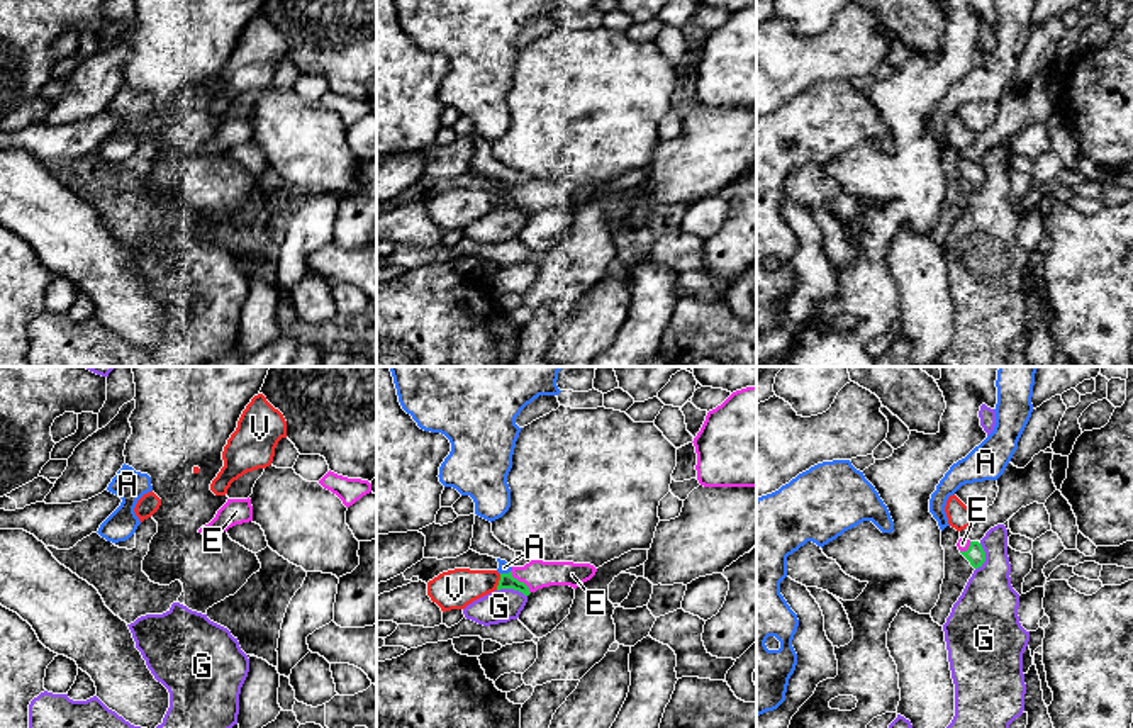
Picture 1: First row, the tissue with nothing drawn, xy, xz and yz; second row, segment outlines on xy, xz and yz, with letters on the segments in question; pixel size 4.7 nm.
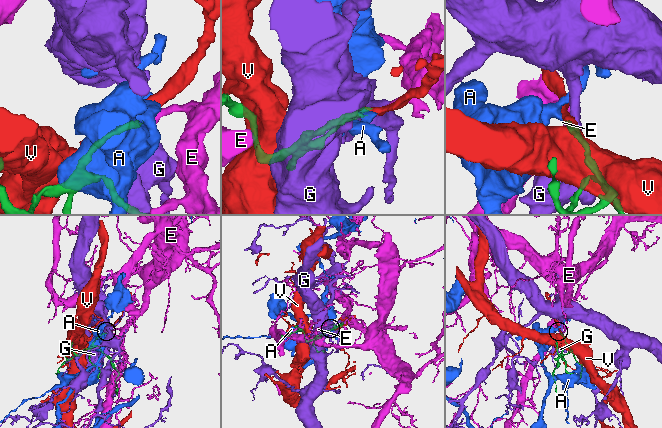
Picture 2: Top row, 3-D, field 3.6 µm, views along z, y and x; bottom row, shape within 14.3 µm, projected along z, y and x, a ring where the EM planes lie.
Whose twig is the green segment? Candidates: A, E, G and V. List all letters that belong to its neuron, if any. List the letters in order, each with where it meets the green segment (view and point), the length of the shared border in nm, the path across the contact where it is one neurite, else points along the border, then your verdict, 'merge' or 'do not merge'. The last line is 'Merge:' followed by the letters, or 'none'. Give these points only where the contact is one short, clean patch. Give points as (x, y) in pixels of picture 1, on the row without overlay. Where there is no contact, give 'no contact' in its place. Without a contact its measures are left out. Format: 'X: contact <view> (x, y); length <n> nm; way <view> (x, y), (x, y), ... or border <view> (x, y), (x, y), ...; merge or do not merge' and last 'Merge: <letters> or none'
A: contact xz (504, 194); length 50 nm; do not merge
E: contact xz (521, 202); length 140 nm; way xz (507, 201), (521, 202), (536, 194); merge
G: contact xz (513, 207); length 150 nm; do not merge
V: contact xz (499, 202); length 80 nm; do not merge
Merge: E

